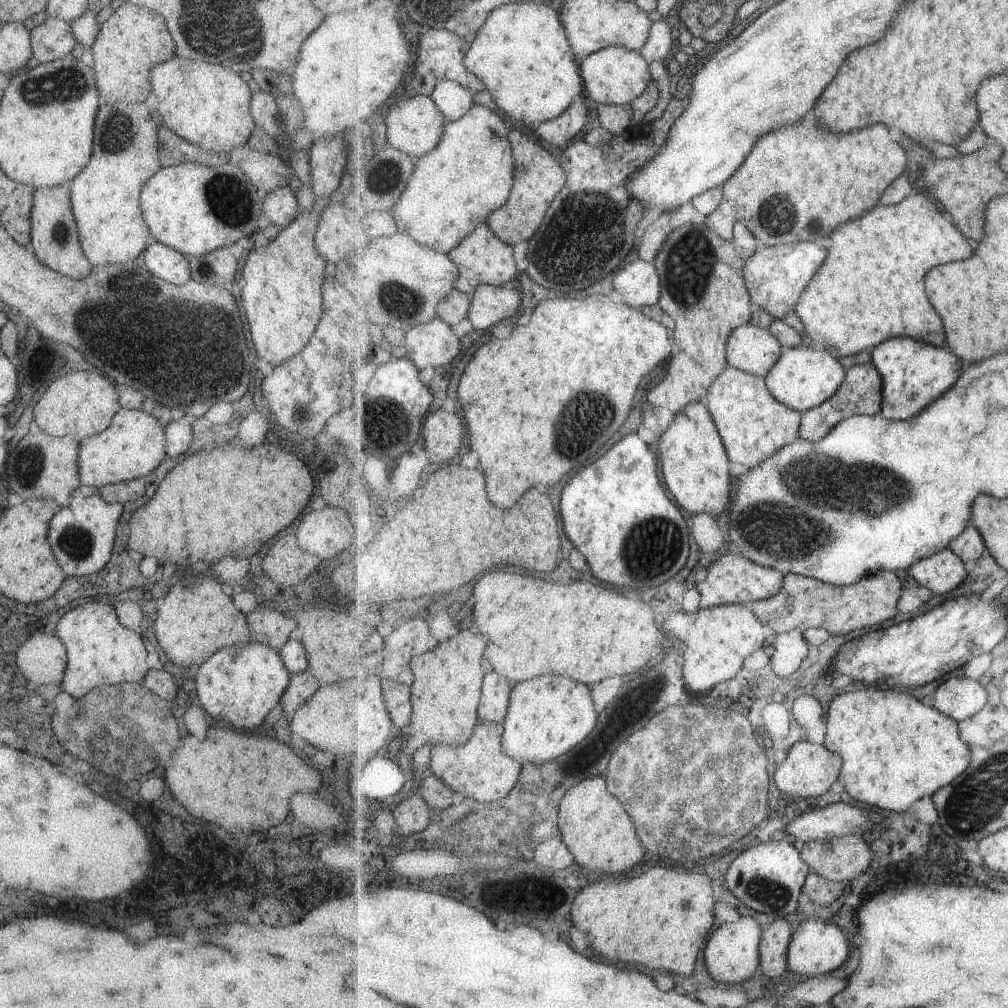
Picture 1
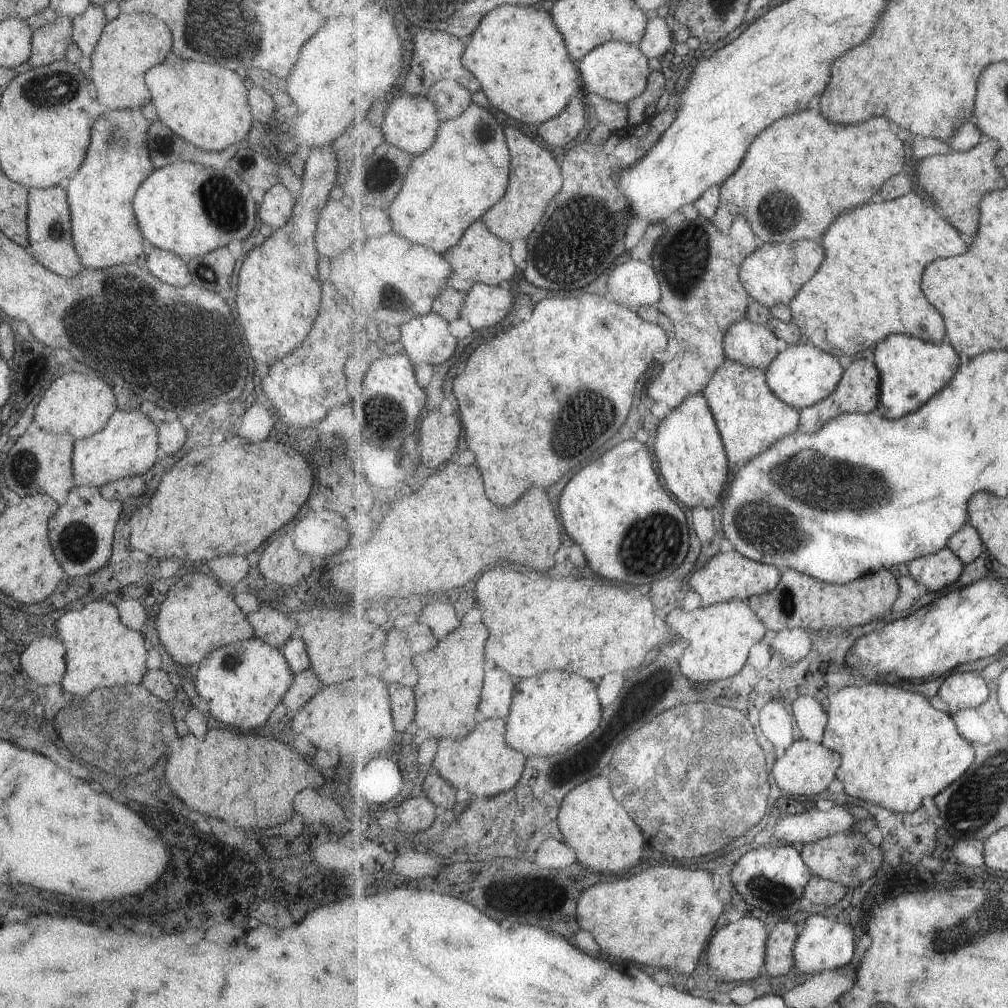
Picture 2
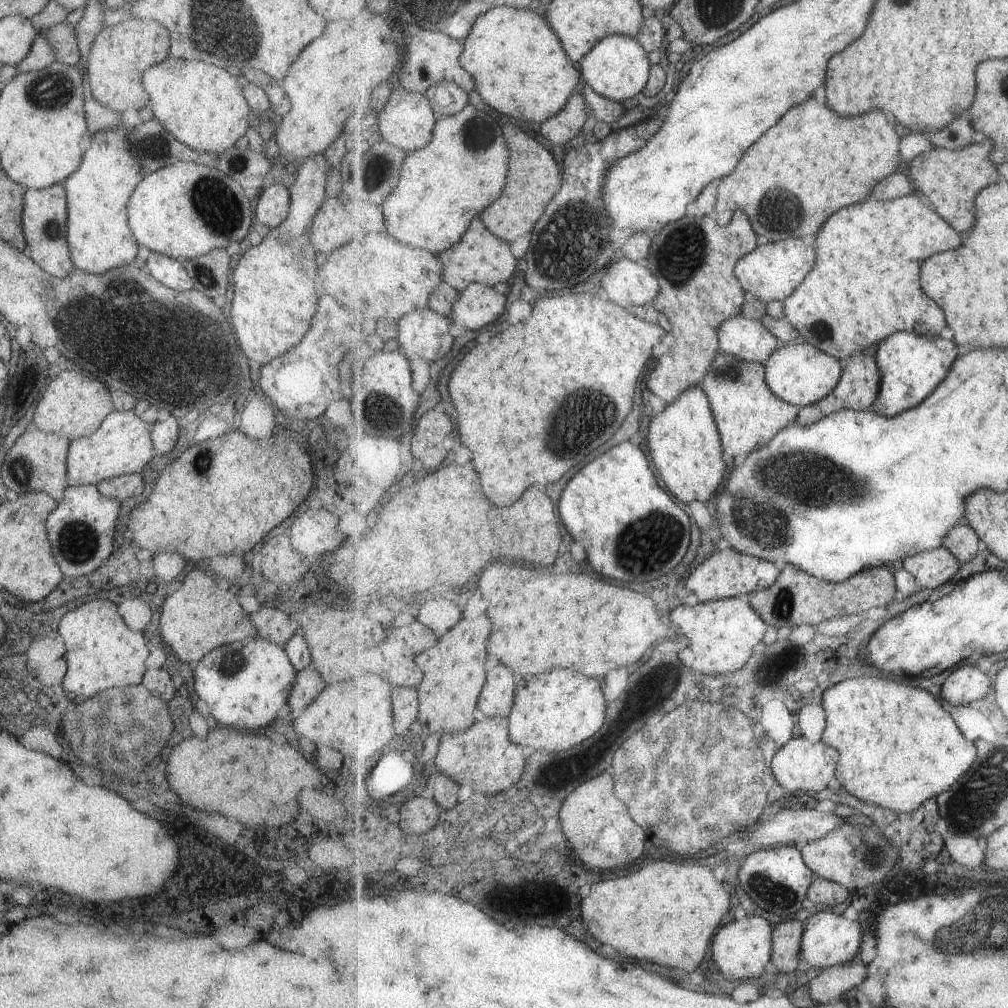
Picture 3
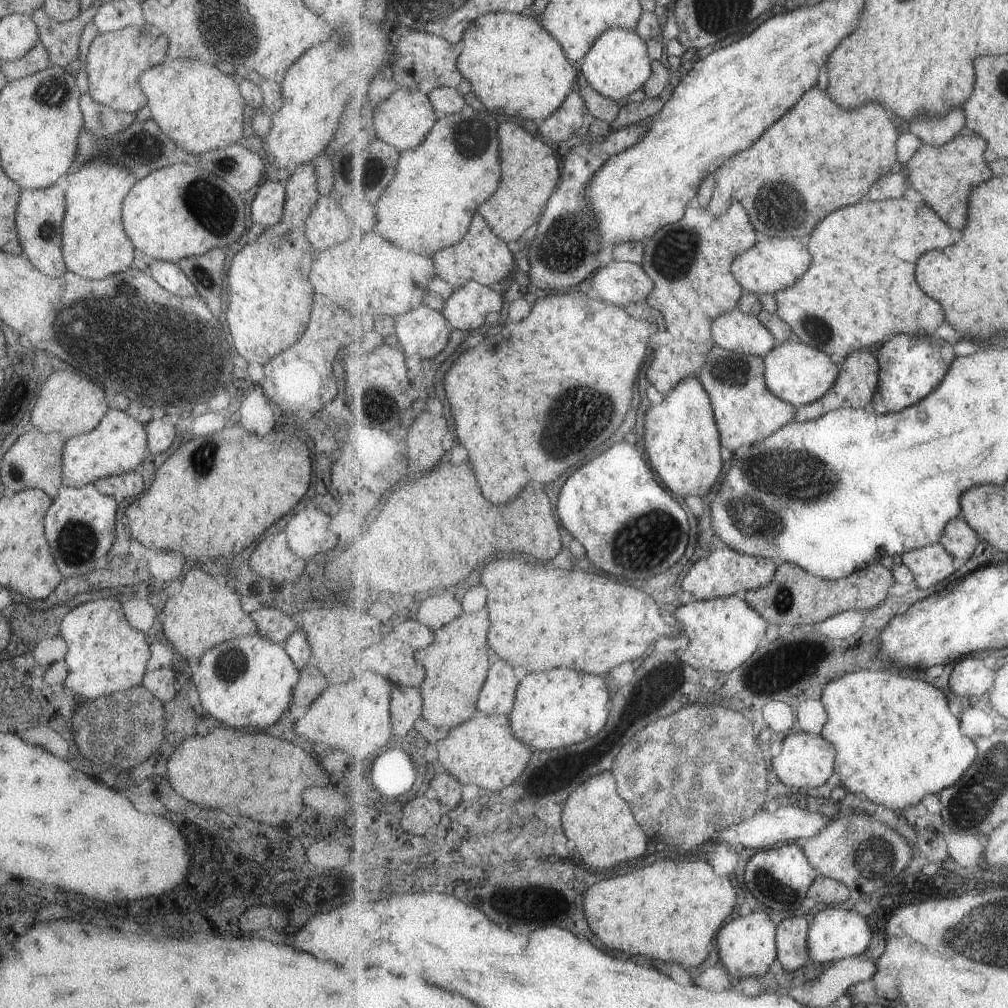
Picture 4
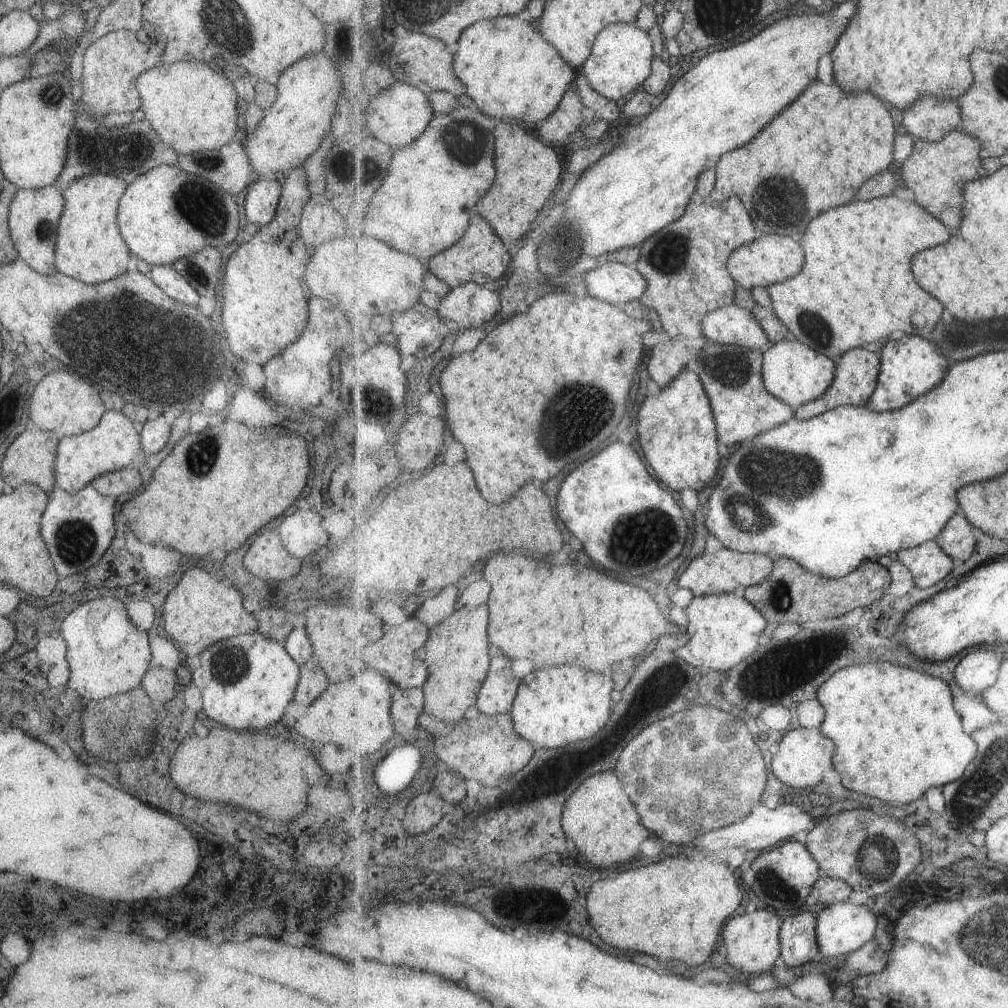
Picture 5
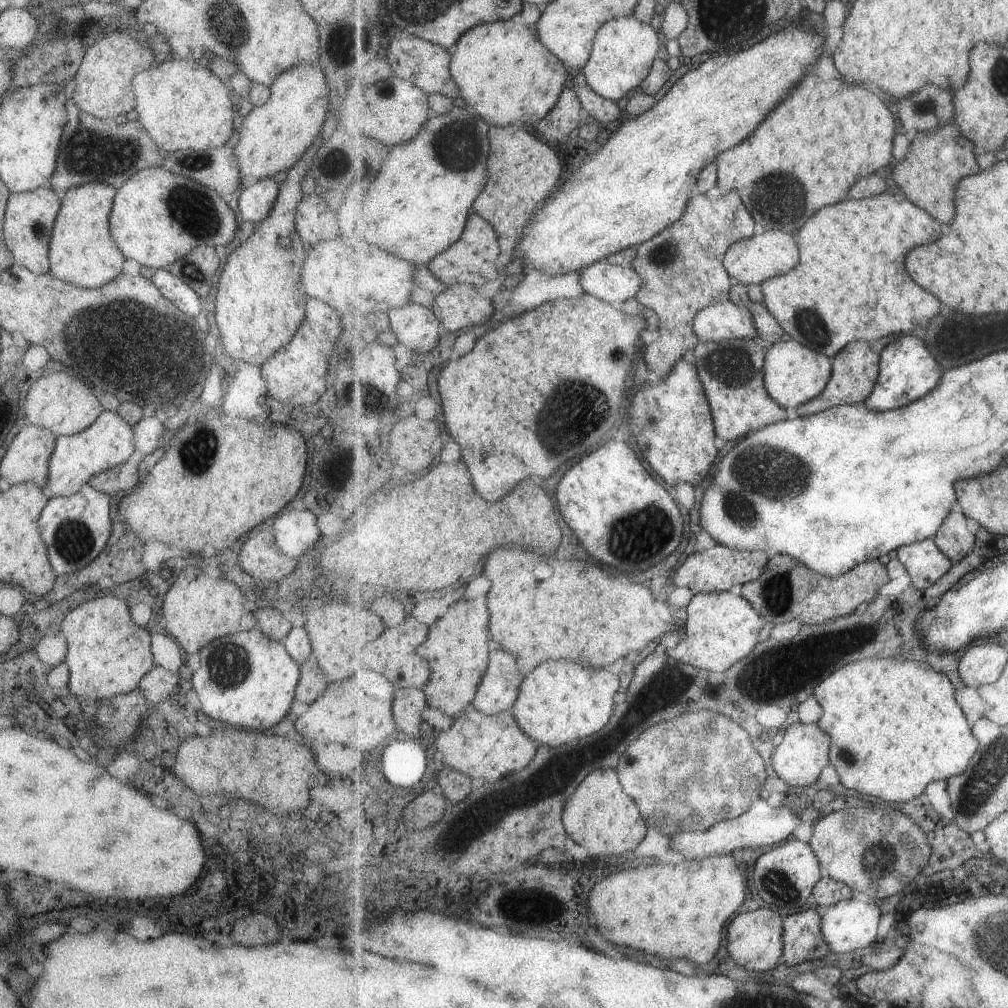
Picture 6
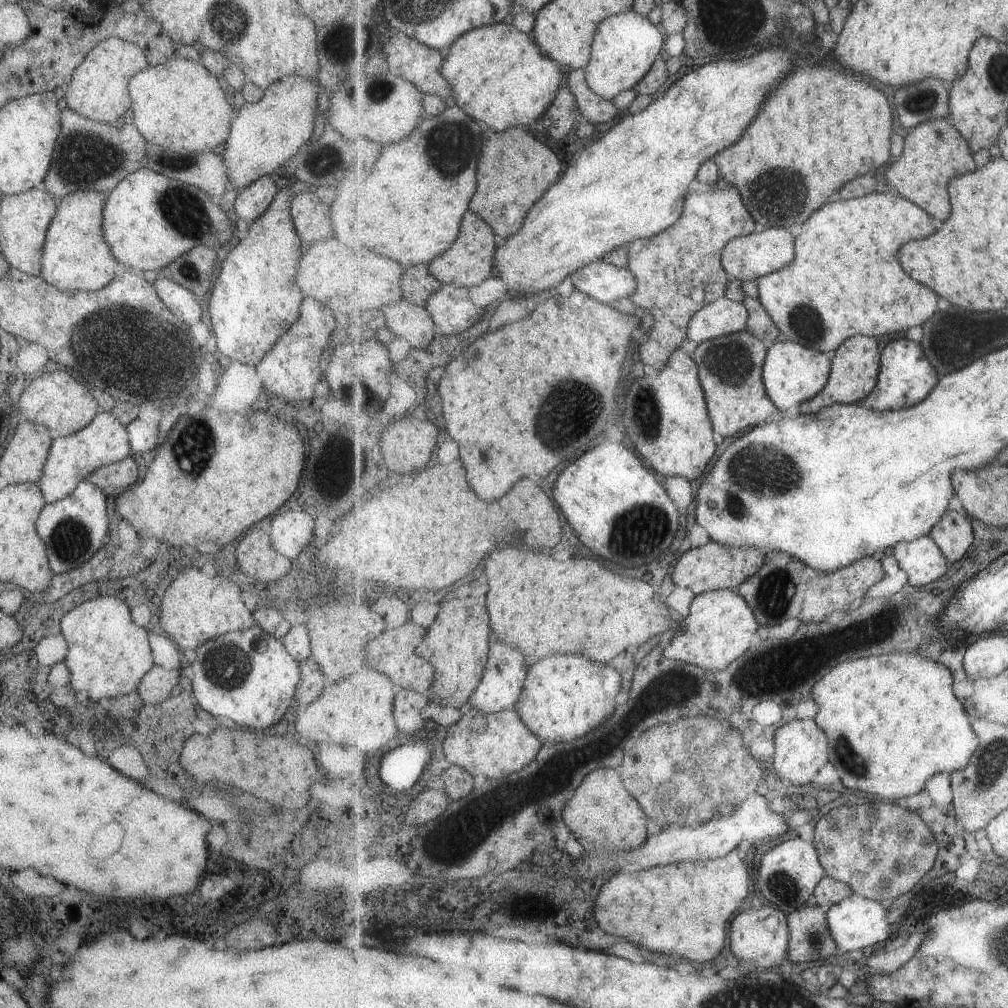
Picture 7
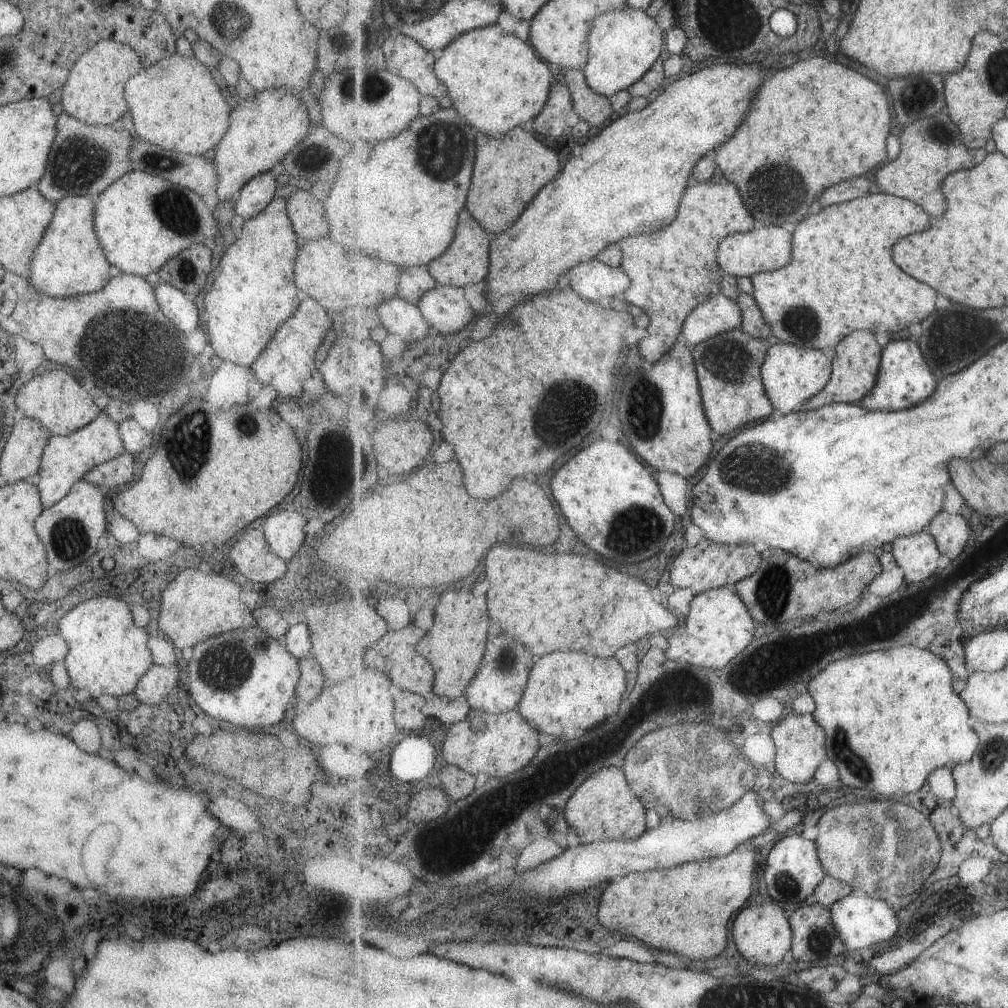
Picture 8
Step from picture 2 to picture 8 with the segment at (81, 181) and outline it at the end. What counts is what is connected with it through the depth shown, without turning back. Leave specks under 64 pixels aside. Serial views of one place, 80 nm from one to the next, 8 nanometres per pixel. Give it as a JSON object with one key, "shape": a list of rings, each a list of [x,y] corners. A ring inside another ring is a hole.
{"shape":[[[71,195],[54,206],[53,216],[30,258],[28,279],[36,291],[52,297],[75,296],[101,290],[112,277],[93,230],[94,204],[95,200],[87,195]]]}

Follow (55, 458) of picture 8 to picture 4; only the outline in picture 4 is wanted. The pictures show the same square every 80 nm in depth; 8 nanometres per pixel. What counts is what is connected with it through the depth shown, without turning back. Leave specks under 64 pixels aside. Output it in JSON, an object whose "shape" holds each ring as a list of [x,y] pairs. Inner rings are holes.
{"shape":[[[108,409],[93,430],[64,439],[61,484],[63,487],[79,488],[98,478],[137,471],[141,462],[148,456],[144,425],[125,411]]]}

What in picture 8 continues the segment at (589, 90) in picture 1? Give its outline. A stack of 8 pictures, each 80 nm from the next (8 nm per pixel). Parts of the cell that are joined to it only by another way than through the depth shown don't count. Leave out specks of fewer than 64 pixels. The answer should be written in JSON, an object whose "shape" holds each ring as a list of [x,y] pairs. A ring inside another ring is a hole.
{"shape":[[[629,6],[597,17],[589,40],[589,60],[584,68],[587,82],[594,91],[609,98],[619,90],[631,88],[653,68],[659,57],[666,56],[666,32],[656,18]]]}

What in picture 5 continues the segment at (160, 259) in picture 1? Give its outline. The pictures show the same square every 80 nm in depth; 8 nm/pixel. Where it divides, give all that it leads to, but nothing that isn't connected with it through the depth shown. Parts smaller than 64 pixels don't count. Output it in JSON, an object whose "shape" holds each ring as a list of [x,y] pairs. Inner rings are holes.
{"shape":[[[153,265],[148,276],[169,298],[178,303],[197,307],[200,297],[197,291],[179,274],[175,274],[171,265]]]}

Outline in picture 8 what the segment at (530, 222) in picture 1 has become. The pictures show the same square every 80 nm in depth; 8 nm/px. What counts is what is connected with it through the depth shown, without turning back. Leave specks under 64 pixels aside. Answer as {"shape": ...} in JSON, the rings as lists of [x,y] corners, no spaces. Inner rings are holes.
{"shape":[[[519,125],[515,127],[513,130],[510,130],[505,136],[501,138],[493,138],[489,136],[487,133],[481,132],[477,137],[478,151],[476,156],[476,165],[474,166],[473,173],[473,184],[472,188],[469,191],[469,200],[466,204],[467,208],[471,211],[471,214],[488,230],[490,235],[491,232],[495,232],[495,234],[499,234],[499,232],[503,232],[503,230],[507,230],[509,226],[513,226],[515,222],[517,222],[517,218],[523,214],[523,210],[529,206],[529,202],[537,196],[537,192],[543,188],[543,186],[549,184],[552,180],[555,180],[559,176],[559,172],[561,172],[561,162],[559,162],[559,156],[549,148],[549,146],[545,146],[541,140],[537,140],[535,138],[534,130],[531,129],[527,132],[527,127],[524,125]]]}

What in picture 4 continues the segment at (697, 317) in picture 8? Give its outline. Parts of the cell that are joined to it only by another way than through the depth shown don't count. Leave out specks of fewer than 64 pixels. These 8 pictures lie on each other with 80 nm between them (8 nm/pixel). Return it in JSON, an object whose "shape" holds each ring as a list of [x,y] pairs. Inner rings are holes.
{"shape":[[[738,308],[716,318],[712,331],[717,345],[748,355],[765,358],[780,345],[758,316],[743,313]]]}

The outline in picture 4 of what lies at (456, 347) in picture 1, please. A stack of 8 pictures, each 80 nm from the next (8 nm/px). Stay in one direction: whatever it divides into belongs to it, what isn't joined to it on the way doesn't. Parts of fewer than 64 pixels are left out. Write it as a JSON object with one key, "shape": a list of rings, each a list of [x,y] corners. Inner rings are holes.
{"shape":[[[426,303],[408,313],[397,315],[394,319],[394,342],[407,356],[419,354],[422,359],[435,358],[445,350],[452,336],[451,332],[455,332],[445,314],[432,309]]]}

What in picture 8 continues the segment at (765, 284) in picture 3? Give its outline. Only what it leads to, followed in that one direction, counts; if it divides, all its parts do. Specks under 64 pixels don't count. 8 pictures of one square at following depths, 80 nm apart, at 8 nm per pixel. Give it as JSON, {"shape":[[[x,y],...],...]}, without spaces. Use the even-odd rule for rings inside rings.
{"shape":[[[757,225],[752,231],[735,233],[725,238],[718,250],[718,261],[724,271],[737,279],[751,279],[756,274],[773,272],[787,266],[791,262],[791,248],[793,236],[787,230],[775,225]]]}

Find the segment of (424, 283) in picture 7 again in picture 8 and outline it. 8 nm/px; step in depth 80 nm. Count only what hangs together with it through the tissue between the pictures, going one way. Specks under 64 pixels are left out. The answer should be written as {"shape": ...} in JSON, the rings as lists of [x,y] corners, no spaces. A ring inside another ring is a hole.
{"shape":[[[427,265],[401,269],[398,296],[414,305],[419,305],[421,299],[439,284]]]}

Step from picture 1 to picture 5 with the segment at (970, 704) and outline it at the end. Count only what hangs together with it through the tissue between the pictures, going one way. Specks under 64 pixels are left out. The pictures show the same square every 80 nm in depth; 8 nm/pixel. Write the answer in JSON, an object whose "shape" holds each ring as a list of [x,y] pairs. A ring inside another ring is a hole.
{"shape":[[[992,647],[973,649],[965,655],[954,672],[961,692],[983,694],[991,688],[999,678],[1006,657]]]}

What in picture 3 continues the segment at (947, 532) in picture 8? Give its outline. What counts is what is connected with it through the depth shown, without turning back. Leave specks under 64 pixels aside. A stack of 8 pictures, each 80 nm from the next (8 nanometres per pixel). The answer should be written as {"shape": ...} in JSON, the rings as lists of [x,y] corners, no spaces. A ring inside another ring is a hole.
{"shape":[[[966,521],[957,525],[943,540],[949,551],[964,564],[975,560],[984,547],[980,534]]]}

